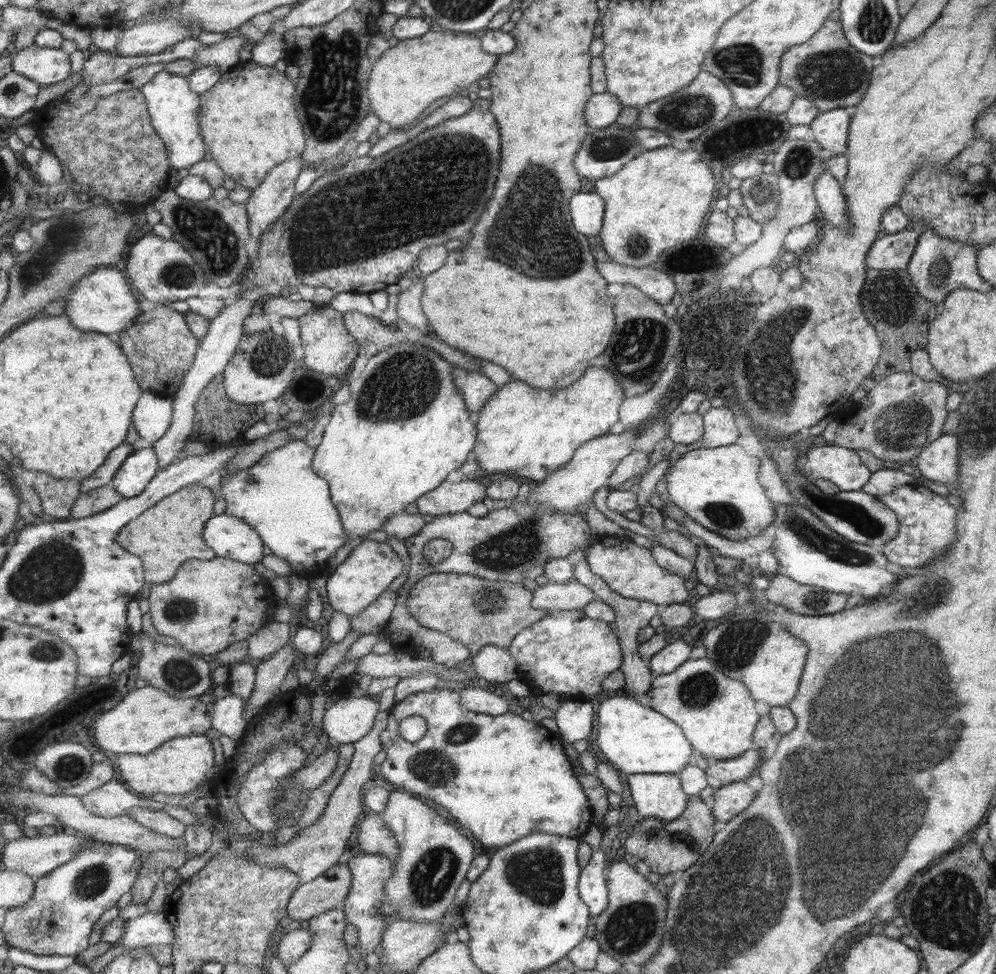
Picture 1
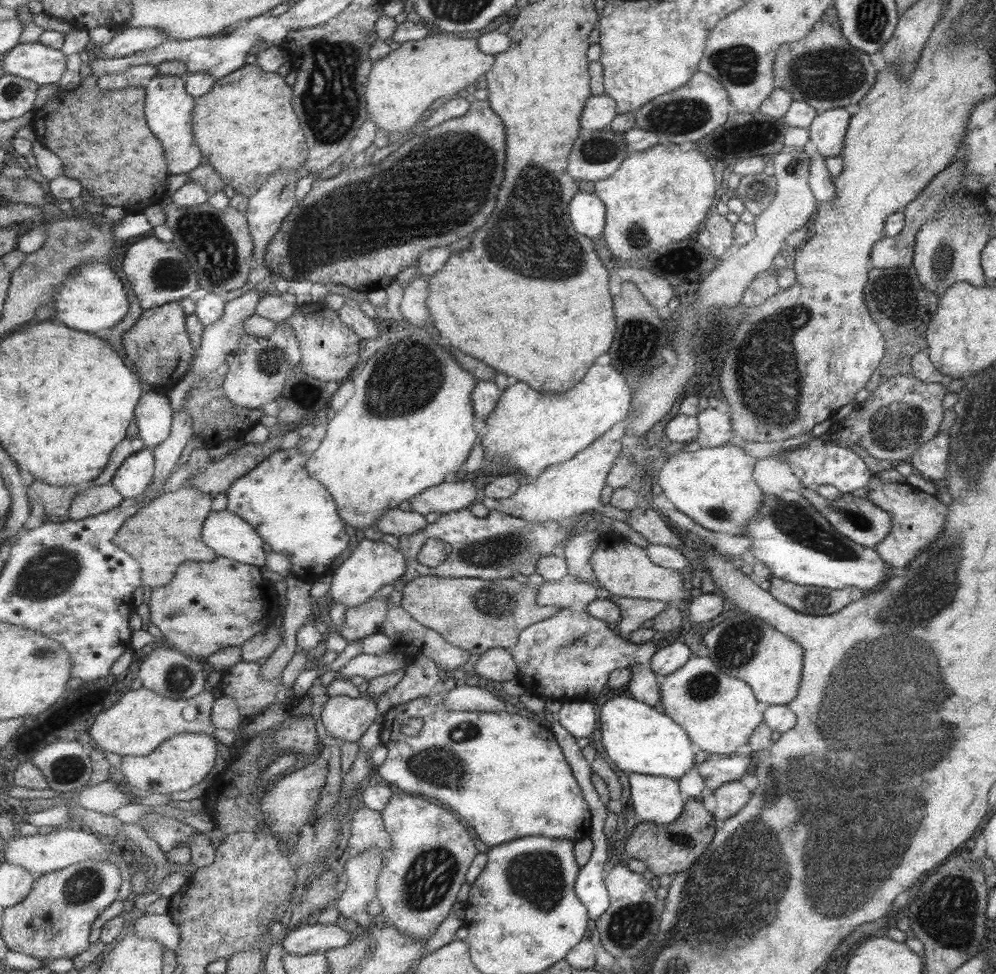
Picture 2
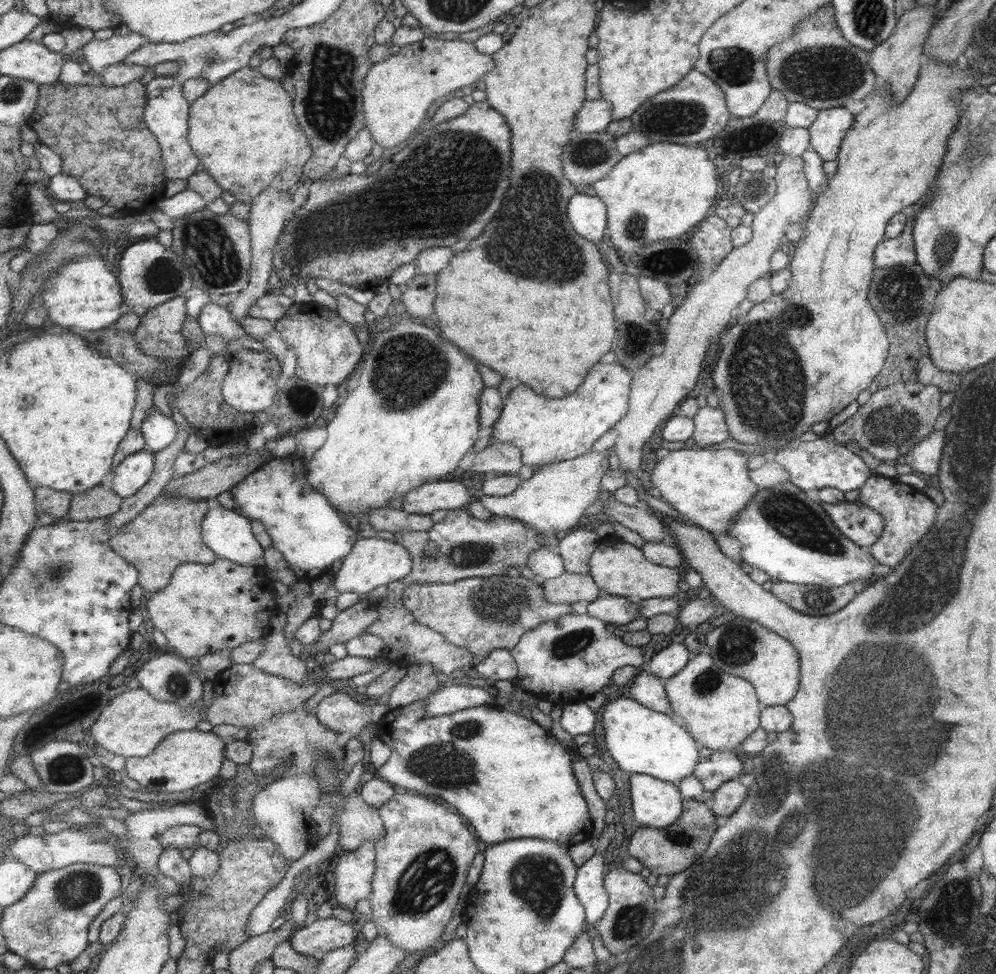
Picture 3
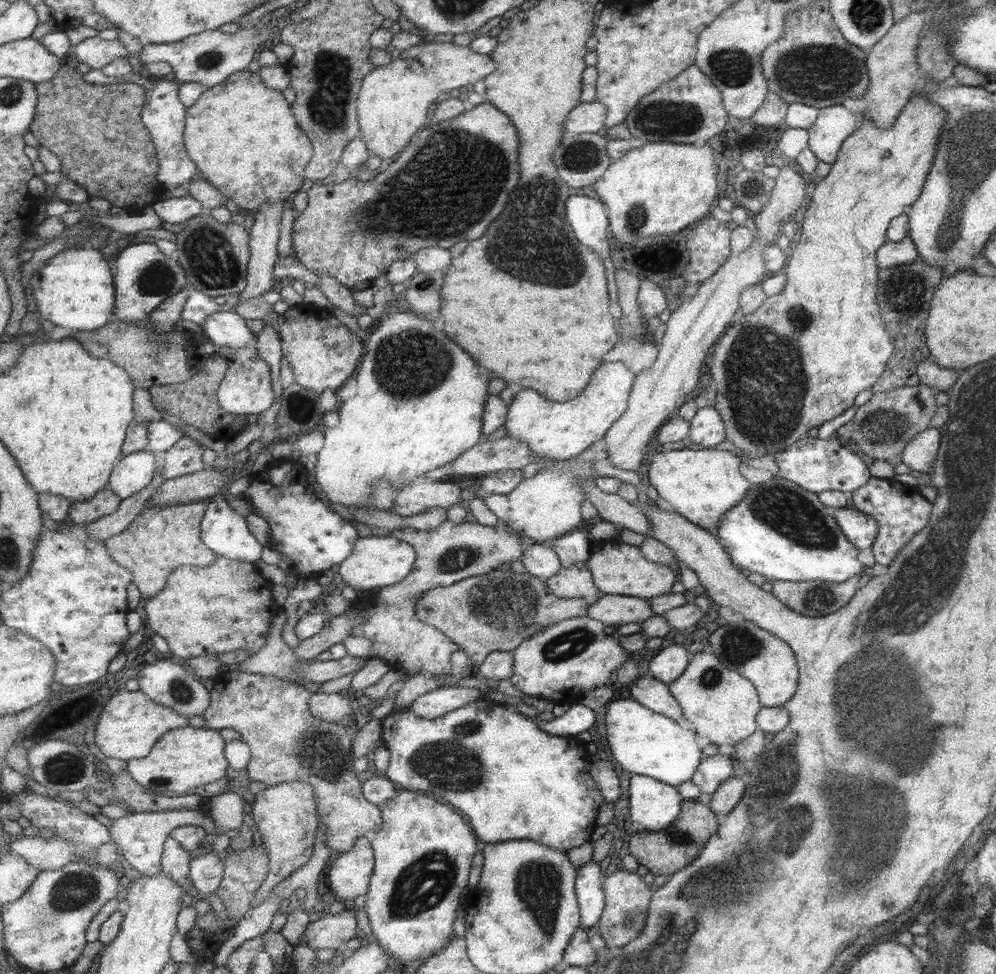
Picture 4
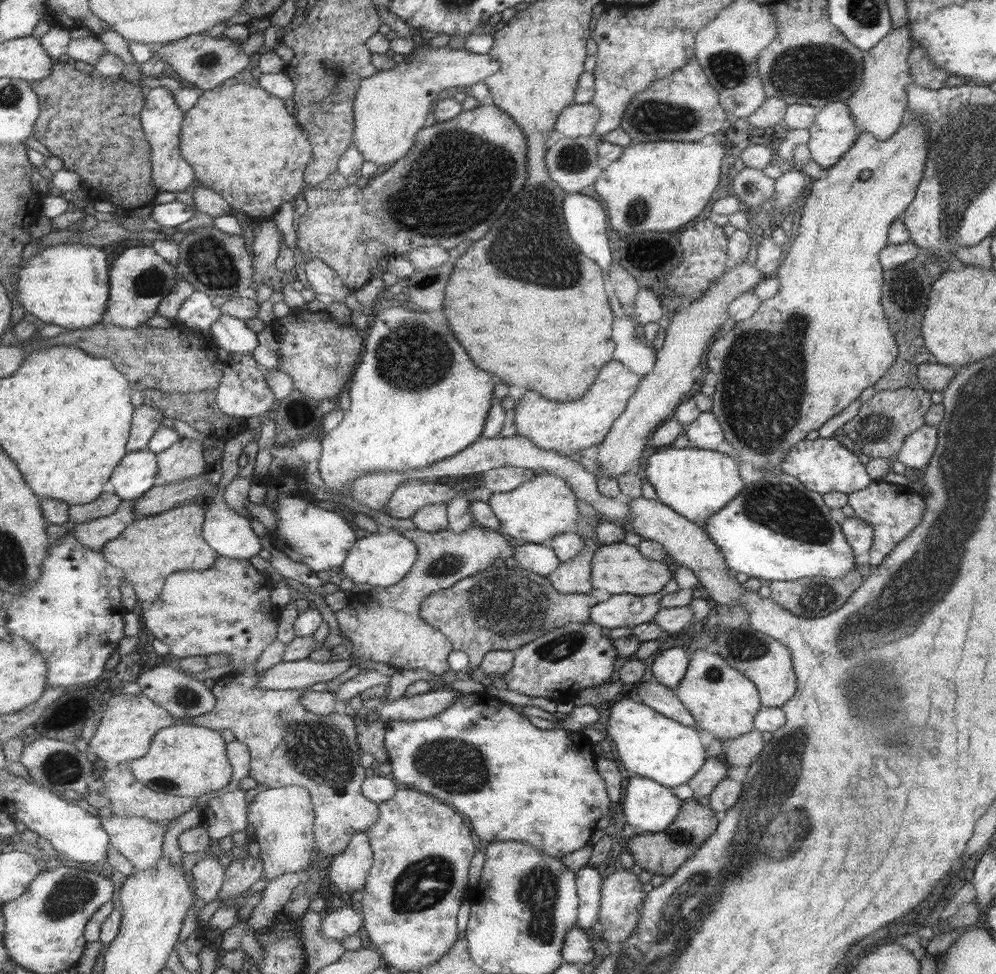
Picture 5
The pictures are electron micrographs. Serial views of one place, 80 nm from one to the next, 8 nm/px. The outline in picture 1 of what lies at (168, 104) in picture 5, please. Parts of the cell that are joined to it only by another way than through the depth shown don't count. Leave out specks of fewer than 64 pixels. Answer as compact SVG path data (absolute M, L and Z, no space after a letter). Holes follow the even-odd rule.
M161 71L142 88L155 128L166 142L170 154L172 168L191 168L194 164L209 157L208 144L202 133L202 95L191 89L189 77Z

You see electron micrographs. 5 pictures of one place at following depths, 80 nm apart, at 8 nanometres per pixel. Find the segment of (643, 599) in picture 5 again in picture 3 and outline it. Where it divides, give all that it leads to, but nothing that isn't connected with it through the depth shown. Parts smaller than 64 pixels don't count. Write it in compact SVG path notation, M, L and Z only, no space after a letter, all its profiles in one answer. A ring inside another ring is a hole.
M603 594L587 606L587 612L618 627L635 619L634 604L629 597Z

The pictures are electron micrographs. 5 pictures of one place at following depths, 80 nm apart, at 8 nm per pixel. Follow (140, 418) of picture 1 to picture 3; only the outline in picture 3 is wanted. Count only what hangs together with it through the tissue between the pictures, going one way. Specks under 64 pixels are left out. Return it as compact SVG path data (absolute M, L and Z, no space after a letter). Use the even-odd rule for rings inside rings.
M157 407L147 416L147 420L140 430L143 431L146 439L144 451L150 451L153 454L157 454L173 444L173 440L177 440L177 434L179 434L175 420L171 416L165 416Z

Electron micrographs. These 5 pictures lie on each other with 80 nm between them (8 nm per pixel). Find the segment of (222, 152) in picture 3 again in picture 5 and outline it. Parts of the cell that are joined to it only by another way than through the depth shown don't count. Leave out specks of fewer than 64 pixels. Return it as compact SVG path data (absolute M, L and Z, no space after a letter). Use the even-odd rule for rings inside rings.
M248 69L239 72L227 83L213 90L204 91L198 103L186 112L182 126L182 153L197 170L199 184L213 188L229 200L229 204L247 217L260 221L275 216L279 207L292 201L307 187L304 174L314 157L310 134L289 114L285 102L269 94L253 78Z

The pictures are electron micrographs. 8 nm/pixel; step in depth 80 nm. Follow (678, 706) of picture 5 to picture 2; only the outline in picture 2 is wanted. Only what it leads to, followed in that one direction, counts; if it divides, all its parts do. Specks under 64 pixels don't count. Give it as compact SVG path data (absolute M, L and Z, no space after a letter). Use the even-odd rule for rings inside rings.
M640 664L629 665L628 669L630 675L626 685L629 696L638 702L646 703L649 707L659 708L661 696L654 672L647 665Z

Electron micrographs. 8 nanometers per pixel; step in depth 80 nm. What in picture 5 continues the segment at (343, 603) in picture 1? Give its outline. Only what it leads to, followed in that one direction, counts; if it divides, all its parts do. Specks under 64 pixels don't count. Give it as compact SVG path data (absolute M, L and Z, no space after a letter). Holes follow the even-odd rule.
M397 529L387 533L376 532L358 539L341 571L355 584L387 588L406 578L418 562L418 554L418 546Z

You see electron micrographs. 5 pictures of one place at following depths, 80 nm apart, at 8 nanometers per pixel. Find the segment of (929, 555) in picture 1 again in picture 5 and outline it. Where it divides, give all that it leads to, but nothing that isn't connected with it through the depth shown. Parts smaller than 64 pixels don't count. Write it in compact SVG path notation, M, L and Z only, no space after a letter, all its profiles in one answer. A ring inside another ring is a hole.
M880 480L871 481L864 489L847 495L847 502L853 509L854 516L868 522L874 528L873 545L868 551L869 562L872 567L879 566L889 552L907 536L922 519L925 498L915 493L908 486L888 484Z

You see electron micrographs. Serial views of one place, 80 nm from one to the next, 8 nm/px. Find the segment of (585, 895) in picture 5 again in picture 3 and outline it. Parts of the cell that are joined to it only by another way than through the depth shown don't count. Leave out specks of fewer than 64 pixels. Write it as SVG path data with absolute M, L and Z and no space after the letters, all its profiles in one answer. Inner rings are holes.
M595 853L593 858L579 867L574 888L579 901L585 906L588 924L598 924L603 919L603 913L608 906L608 896L603 889L603 853Z

